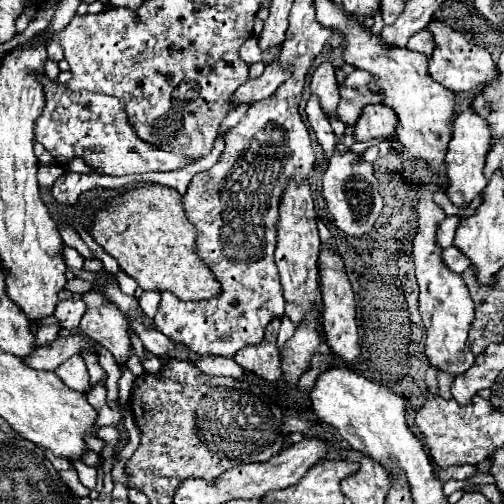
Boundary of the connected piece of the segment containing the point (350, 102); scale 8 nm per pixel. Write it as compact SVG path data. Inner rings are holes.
M352 72L338 84L340 88L340 104L336 108L336 118L346 126L356 124L360 118L360 108L368 104L376 104L376 94L368 90L368 72Z

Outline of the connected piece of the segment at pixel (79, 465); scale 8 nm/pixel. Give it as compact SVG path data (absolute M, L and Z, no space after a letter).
M74 460L72 466L74 466L74 470L78 472L80 482L82 482L88 490L94 490L96 487L96 468L94 468L94 466L86 466L82 460Z

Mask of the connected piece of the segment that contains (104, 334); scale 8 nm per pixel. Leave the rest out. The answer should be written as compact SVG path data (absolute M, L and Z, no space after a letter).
M96 292L84 294L84 302L88 304L88 312L80 322L82 332L86 332L92 340L104 346L122 370L122 366L130 358L132 348L132 340L128 336L128 326L124 324L122 312L112 304L104 304L104 300L96 296Z

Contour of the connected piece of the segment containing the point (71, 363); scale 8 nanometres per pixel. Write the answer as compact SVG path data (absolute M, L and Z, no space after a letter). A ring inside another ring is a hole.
M72 356L68 358L60 370L56 370L56 374L60 376L60 380L72 388L72 390L78 390L78 392L88 392L88 370L86 370L86 364L80 356Z

